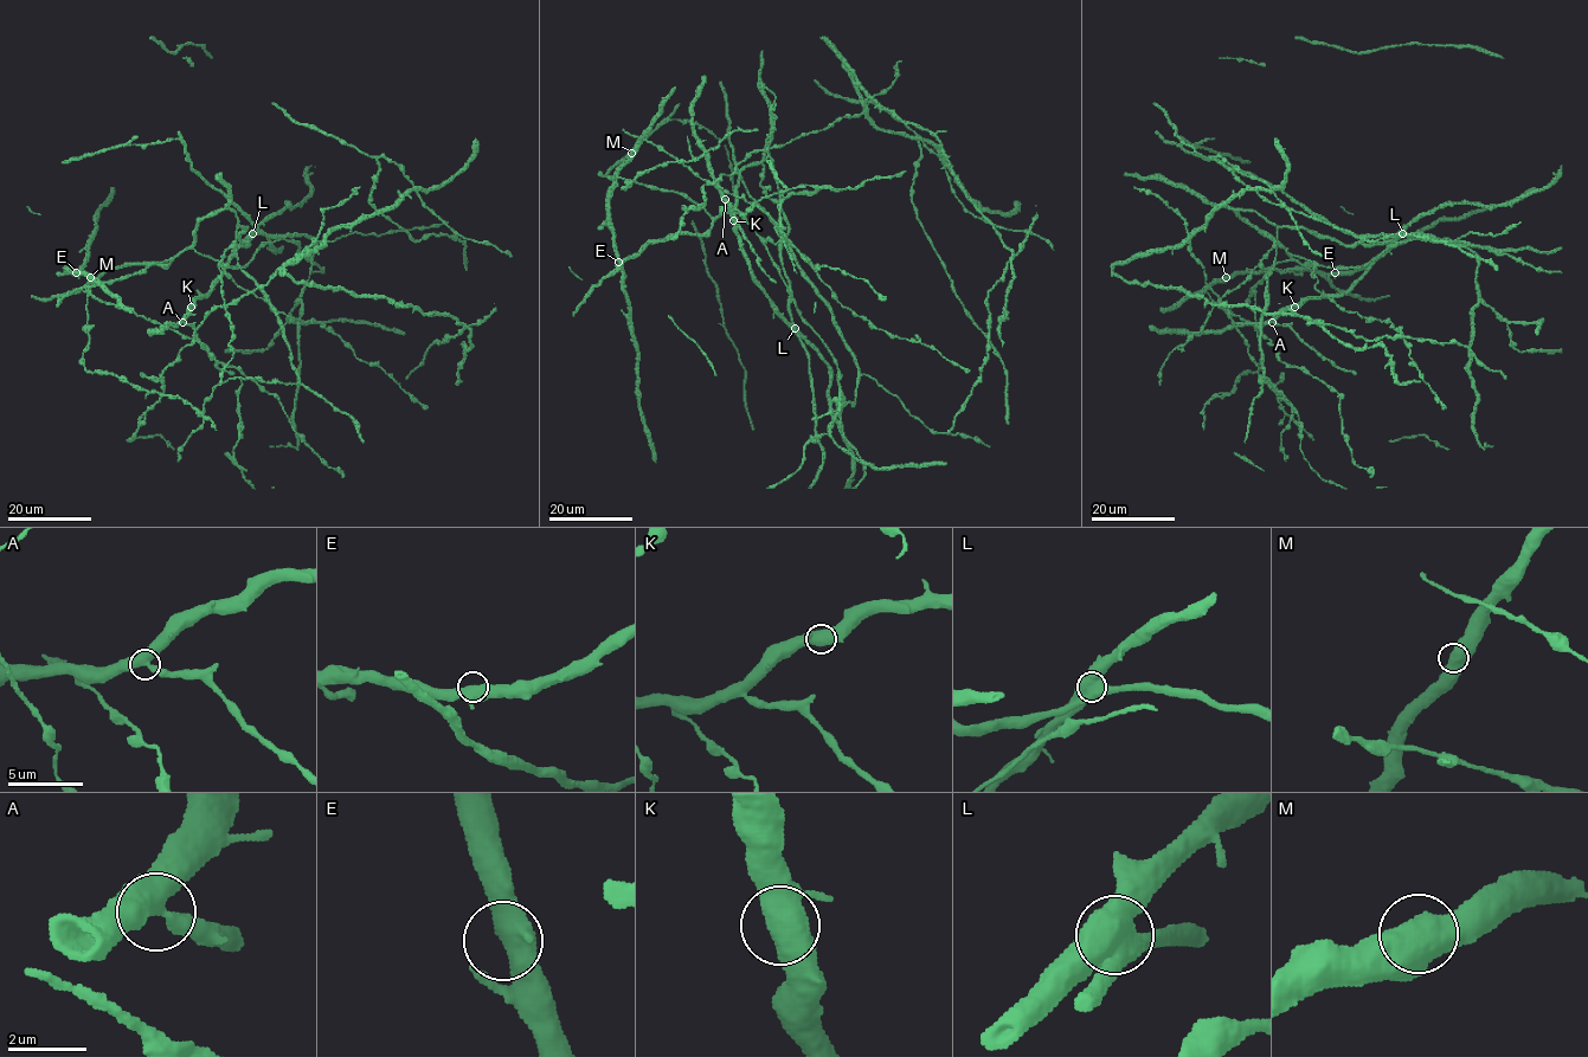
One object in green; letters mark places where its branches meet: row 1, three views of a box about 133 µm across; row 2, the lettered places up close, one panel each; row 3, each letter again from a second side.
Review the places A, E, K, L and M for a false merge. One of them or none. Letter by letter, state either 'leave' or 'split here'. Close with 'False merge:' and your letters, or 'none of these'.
A: leave
E: leave
K: leave
L: leave
M: leave
False merge: none of these

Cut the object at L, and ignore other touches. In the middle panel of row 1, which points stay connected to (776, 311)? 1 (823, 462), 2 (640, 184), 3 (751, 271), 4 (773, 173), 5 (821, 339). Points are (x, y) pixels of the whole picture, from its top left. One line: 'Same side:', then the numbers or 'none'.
Same side: 3, 4

